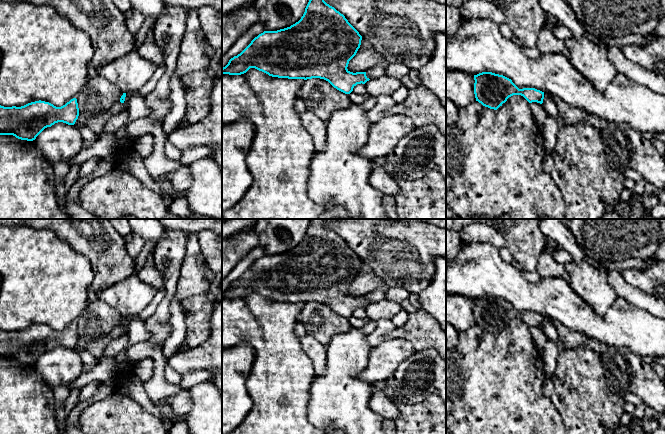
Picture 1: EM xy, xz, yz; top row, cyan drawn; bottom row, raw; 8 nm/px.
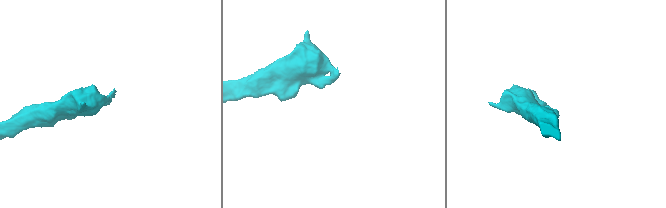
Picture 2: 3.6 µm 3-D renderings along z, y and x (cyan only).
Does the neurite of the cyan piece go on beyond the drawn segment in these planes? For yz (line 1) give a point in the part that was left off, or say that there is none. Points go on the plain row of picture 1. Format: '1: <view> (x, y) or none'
1: none

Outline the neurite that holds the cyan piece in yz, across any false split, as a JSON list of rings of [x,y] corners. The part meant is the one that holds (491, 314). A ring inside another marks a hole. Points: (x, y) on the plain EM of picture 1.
[[[482,296],[474,299],[474,304],[476,325],[490,333],[497,334],[513,319],[521,319],[529,327],[543,327],[544,316],[535,312],[519,313],[511,303],[503,299]]]

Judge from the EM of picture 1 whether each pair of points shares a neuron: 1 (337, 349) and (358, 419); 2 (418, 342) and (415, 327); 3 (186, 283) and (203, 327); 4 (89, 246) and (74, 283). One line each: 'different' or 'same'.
1: same
2: same
3: different
4: different

